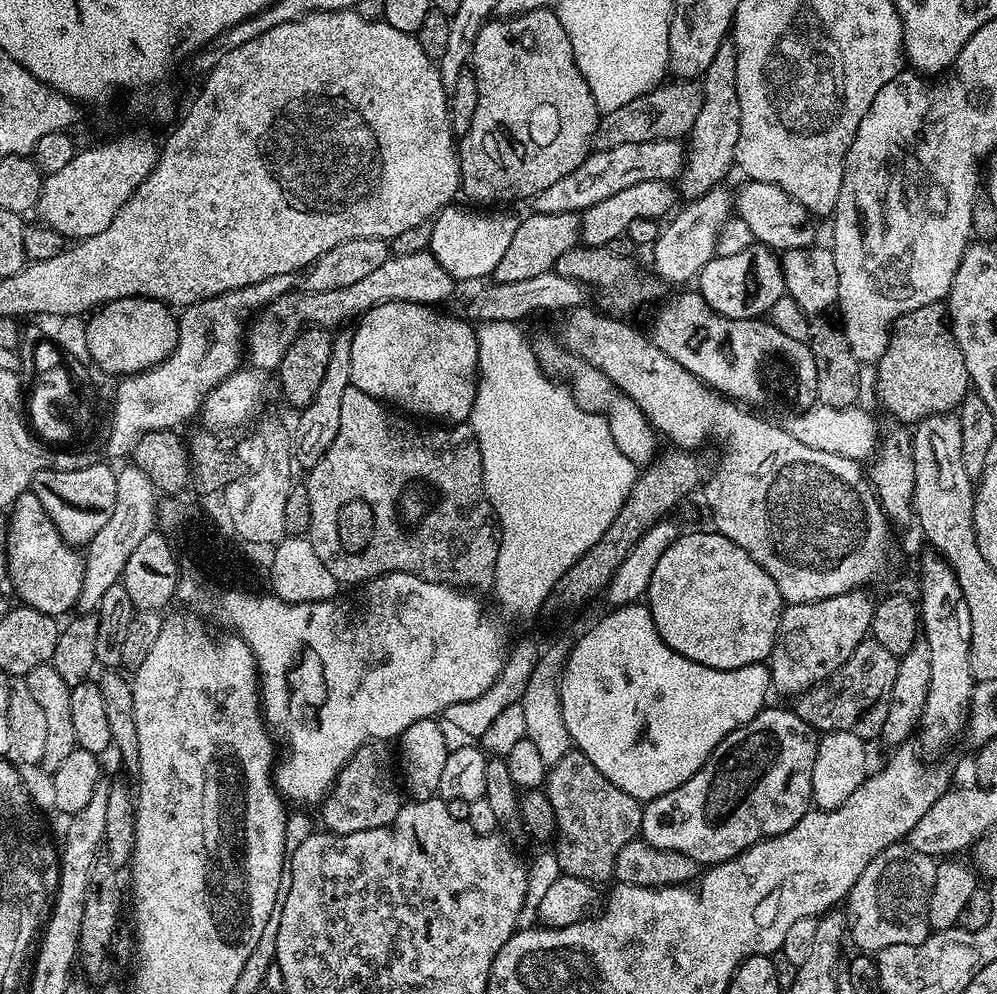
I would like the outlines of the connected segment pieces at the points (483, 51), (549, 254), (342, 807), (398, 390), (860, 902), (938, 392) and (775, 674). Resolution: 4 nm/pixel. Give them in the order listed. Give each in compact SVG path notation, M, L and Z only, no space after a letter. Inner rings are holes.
M539 8L533 12L527 12L521 16L511 18L489 19L479 30L474 42L474 50L470 61L470 71L476 76L478 86L478 106L474 110L474 122L470 122L470 130L466 130L464 136L458 140L458 155L460 158L460 187L463 195L468 195L472 200L481 200L481 205L488 206L491 200L524 200L535 198L539 192L546 190L550 182L558 182L558 178L566 178L587 158L588 153L593 151L596 138L596 128L600 125L601 113L594 102L594 94L590 92L590 86L578 70L574 50L570 46L570 38L562 26L559 16L555 11L548 8Z
M533 211L531 215L523 217L518 230L514 230L514 238L494 271L495 283L522 282L522 278L534 278L537 274L553 271L558 258L562 258L566 250L577 247L580 238L580 217L577 213L542 214Z
M369 741L344 764L321 803L323 827L338 836L389 827L402 807L396 760L383 741Z
M386 302L359 317L350 346L351 387L416 418L433 416L436 419L433 421L447 422L449 425L465 423L472 414L480 371L476 328L459 315L447 316L440 311L444 310L431 304Z
M904 842L874 857L846 897L848 932L850 940L852 936L853 942L860 947L857 949L875 954L886 946L914 946L926 942L930 934L928 906L936 881L936 866L933 857L909 848Z
M943 303L918 306L918 310L907 312L905 316L895 321L886 350L880 359L875 361L874 368L876 368L876 396L880 399L881 406L896 420L919 422L939 412L955 413L970 392L966 362L962 358L962 350L958 350L958 342L952 333Z
M867 591L843 592L830 598L822 598L805 604L788 604L780 613L780 625L776 631L776 641L770 657L772 674L771 687L776 688L784 696L795 698L803 692L810 691L823 680L833 676L839 668L852 657L854 650L869 635L872 627L873 597L867 596Z

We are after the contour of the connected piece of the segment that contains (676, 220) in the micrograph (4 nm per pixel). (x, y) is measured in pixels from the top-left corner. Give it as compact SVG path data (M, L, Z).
M727 187L711 188L705 196L686 204L686 208L671 217L660 229L660 237L651 245L652 264L656 272L668 284L684 286L687 280L695 281L700 271L717 255L716 243L720 240L720 230L734 212L734 200Z

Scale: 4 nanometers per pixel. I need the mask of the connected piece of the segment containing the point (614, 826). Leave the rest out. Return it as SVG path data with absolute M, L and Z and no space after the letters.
M570 750L561 760L549 767L546 779L542 785L544 793L550 798L550 806L554 808L557 833L554 837L556 844L556 864L563 875L582 878L593 886L600 886L603 880L613 879L614 858L626 842L640 836L640 823L644 813L641 801L636 800L626 790L618 790L618 786L606 779L579 750Z

